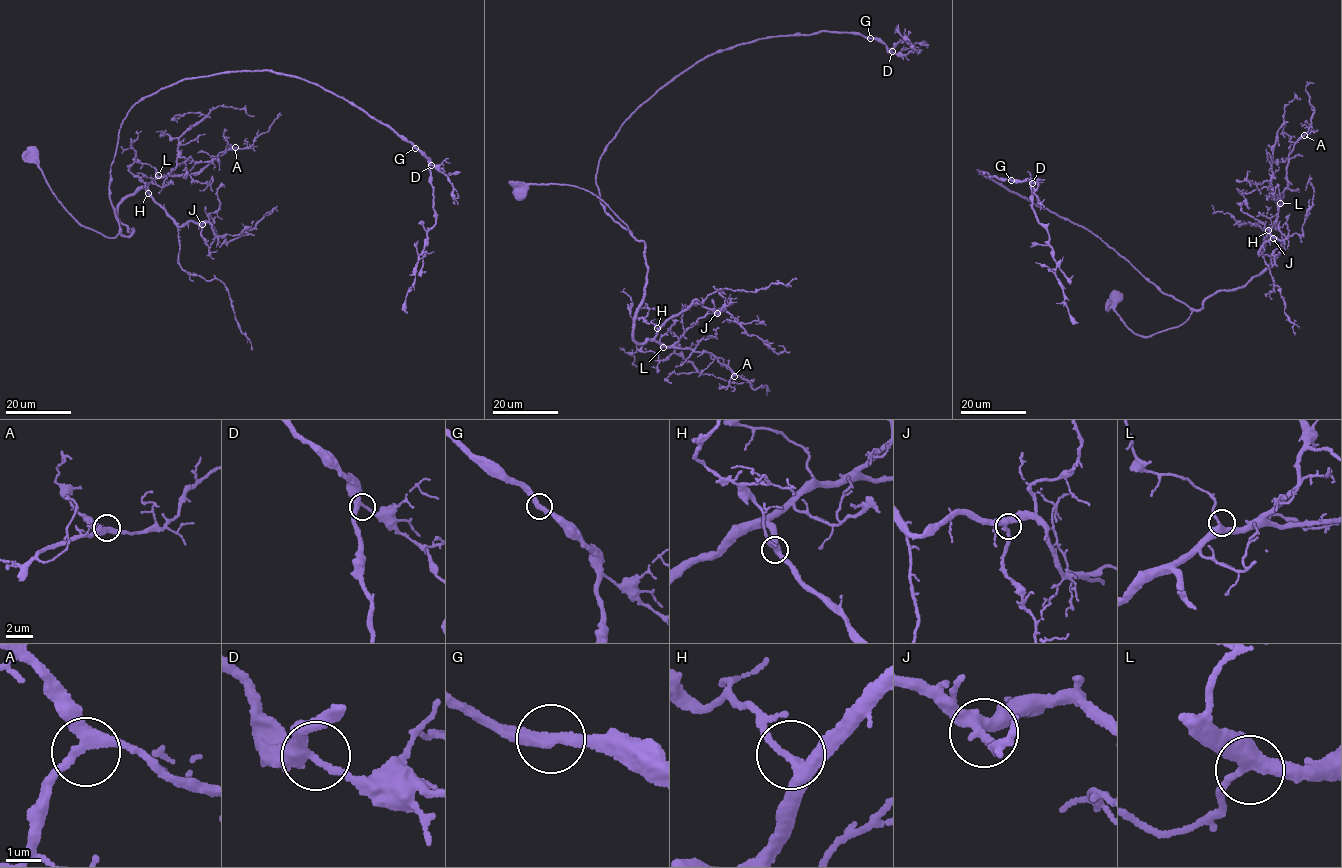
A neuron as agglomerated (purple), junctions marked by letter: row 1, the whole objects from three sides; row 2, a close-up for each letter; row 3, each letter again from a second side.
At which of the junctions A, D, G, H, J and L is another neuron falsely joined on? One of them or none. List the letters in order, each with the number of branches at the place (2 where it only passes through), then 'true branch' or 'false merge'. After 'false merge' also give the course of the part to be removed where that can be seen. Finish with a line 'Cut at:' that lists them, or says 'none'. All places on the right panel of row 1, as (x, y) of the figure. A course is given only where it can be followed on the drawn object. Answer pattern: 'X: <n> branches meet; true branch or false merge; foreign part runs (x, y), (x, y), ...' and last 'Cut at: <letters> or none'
A: 3 branches meet; true branch
D: 3 branches meet; true branch
G: 2 branches meet; true branch
H: 3 branches meet; true branch
J: 3 branches meet; true branch
L: 3 branches meet; true branch
Cut at: none

